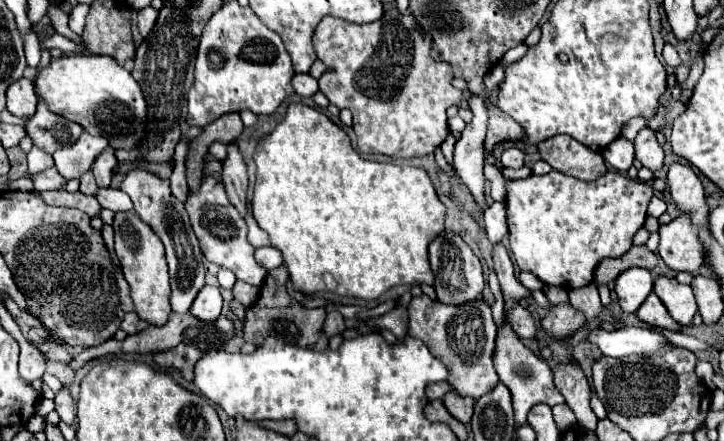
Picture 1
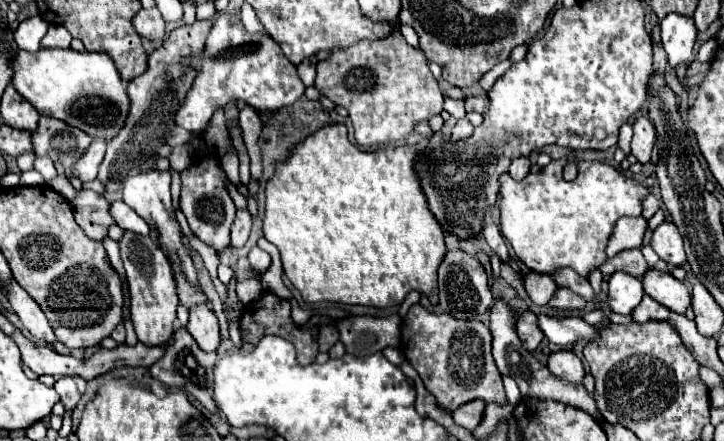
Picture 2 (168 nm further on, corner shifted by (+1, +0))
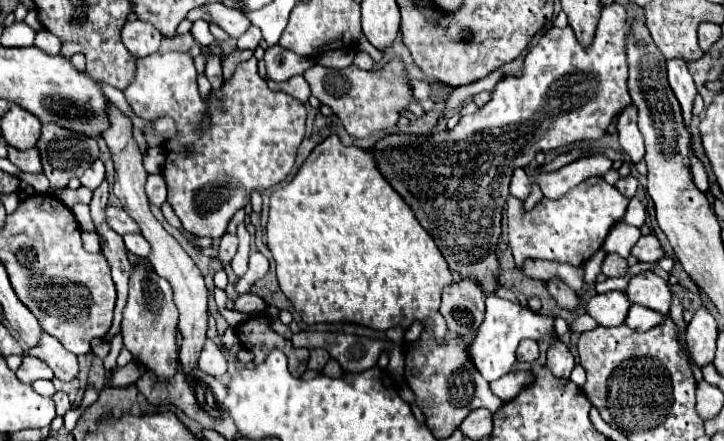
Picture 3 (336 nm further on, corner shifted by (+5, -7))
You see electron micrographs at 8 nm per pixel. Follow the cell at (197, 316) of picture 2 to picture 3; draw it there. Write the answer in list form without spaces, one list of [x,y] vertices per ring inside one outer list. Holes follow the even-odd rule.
[[[206,339],[206,347],[200,351],[198,367],[200,367],[202,371],[214,375],[214,377],[224,375],[224,373],[228,371],[228,363],[226,363],[226,359],[224,359],[220,347],[218,347],[214,341]]]

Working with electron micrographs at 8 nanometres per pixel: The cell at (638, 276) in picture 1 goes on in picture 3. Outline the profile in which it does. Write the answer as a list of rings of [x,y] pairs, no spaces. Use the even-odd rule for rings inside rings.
[[[608,291],[602,295],[594,295],[586,303],[586,313],[598,321],[598,325],[604,327],[614,327],[622,325],[628,309],[630,309],[630,299],[626,299],[624,291]]]

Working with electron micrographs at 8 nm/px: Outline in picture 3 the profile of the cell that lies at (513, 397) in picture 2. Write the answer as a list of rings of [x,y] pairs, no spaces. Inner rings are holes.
[[[486,295],[486,317],[476,333],[476,339],[470,343],[470,357],[476,365],[476,369],[482,373],[482,377],[492,383],[506,375],[516,359],[516,347],[522,339],[534,339],[540,341],[544,337],[556,339],[556,329],[554,329],[554,317],[532,313],[528,307],[520,303],[500,299],[498,295]]]

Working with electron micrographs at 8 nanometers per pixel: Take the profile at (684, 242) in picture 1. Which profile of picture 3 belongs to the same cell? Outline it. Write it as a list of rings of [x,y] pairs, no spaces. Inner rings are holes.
[[[646,235],[646,237],[640,237],[638,243],[632,247],[632,255],[638,259],[638,261],[644,261],[644,263],[654,263],[658,259],[664,259],[664,257],[672,257],[664,245],[660,243],[660,239],[656,235]]]

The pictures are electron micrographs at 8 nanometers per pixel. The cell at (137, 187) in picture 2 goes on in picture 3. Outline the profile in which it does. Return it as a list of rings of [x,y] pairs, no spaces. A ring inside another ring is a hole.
[[[148,175],[146,179],[146,195],[152,205],[160,207],[166,201],[166,183],[162,175]]]

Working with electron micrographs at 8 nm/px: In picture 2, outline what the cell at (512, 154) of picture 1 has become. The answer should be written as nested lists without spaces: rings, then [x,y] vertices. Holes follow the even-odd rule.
[[[524,156],[522,158],[516,158],[512,162],[512,166],[510,166],[510,176],[514,180],[524,180],[528,176],[528,172],[530,172],[530,160],[524,158]]]

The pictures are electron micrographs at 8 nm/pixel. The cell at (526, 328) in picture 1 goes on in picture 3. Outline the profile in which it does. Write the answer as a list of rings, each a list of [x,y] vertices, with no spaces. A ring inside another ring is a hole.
[[[524,339],[518,345],[516,357],[518,357],[518,361],[534,361],[534,359],[538,359],[538,343],[532,341],[532,339]]]

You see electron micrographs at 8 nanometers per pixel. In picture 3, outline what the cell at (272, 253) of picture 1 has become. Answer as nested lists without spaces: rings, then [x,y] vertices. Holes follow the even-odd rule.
[[[252,253],[246,275],[240,277],[236,284],[237,293],[241,295],[246,293],[246,291],[250,291],[250,287],[252,287],[258,279],[262,279],[262,277],[266,275],[268,267],[270,267],[270,263],[268,263],[268,259],[266,259],[262,253]]]

